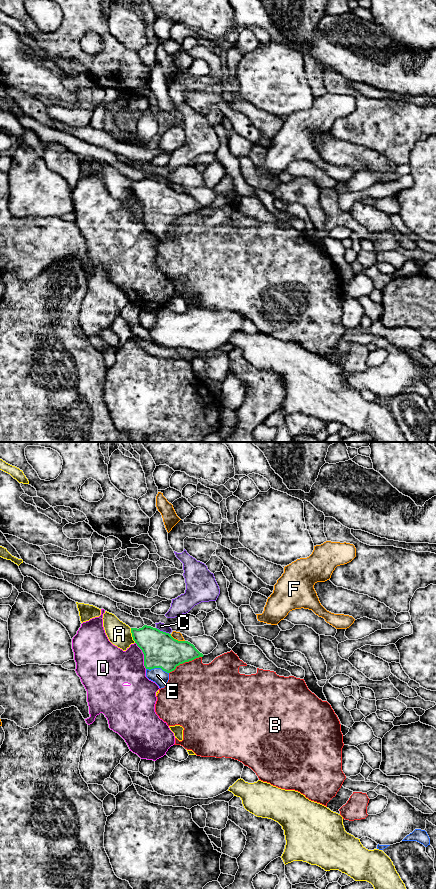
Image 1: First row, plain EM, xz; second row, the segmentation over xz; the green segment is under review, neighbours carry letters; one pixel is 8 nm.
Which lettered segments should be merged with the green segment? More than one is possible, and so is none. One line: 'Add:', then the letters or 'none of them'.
Add: E

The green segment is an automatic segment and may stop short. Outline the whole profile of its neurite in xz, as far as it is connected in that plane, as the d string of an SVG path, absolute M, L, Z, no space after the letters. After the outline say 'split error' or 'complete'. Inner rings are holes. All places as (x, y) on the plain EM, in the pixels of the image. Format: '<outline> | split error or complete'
M151 178L131 180L131 185L144 206L146 229L160 241L166 238L169 225L177 218L204 208L190 194L178 193L171 186Z | split error

